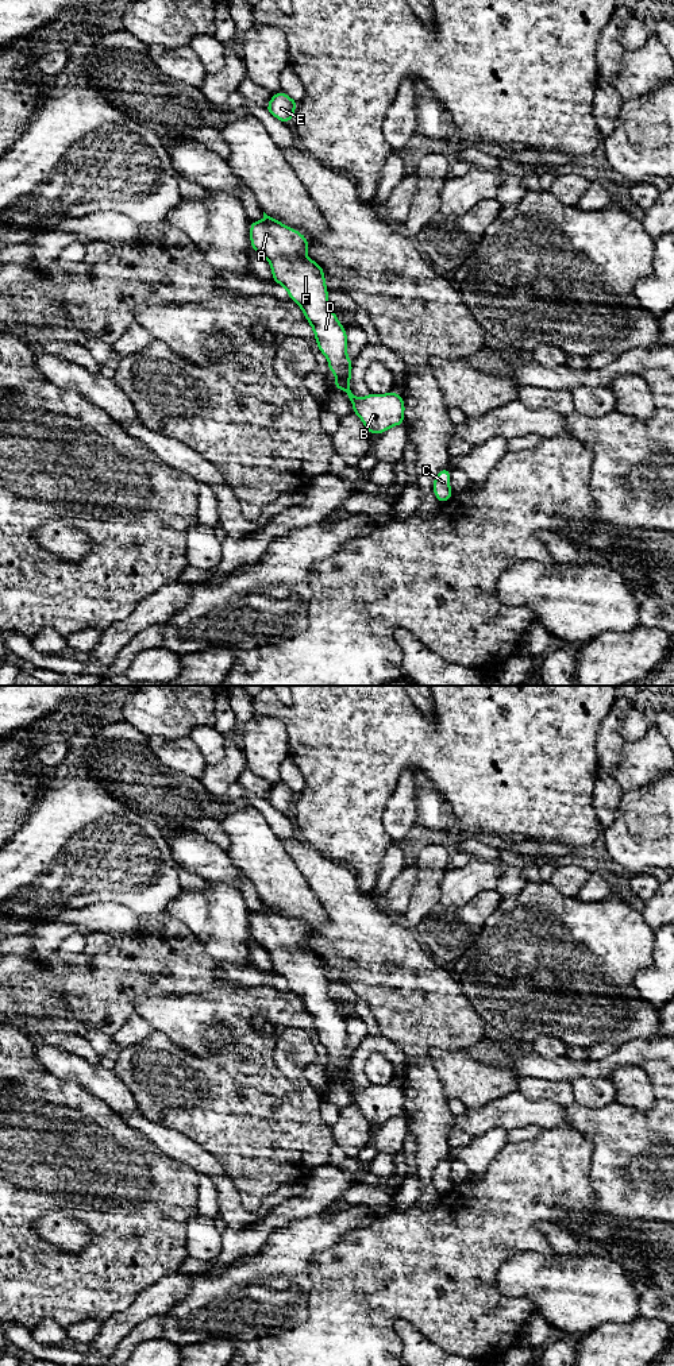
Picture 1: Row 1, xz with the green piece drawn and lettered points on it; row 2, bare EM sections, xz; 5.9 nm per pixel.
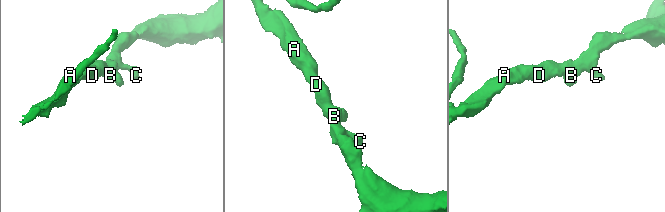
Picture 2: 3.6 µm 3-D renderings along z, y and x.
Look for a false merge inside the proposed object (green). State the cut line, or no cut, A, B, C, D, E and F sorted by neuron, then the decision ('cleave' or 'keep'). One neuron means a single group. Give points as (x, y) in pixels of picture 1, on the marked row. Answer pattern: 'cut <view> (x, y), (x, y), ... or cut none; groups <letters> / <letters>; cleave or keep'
cut none; groups A B C D E F; keep

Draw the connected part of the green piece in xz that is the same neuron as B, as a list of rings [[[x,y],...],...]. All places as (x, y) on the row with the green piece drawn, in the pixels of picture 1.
[[[263,212],[262,221],[250,221],[251,248],[269,261],[273,273],[271,279],[284,286],[289,298],[296,302],[313,329],[316,346],[328,360],[328,371],[336,375],[332,382],[338,390],[346,391],[355,413],[371,435],[382,435],[396,425],[404,425],[405,405],[403,395],[390,391],[385,394],[370,393],[366,397],[355,397],[350,390],[353,362],[347,355],[347,332],[339,323],[335,312],[328,306],[328,289],[324,270],[312,258],[304,258],[309,251],[309,242],[294,228],[289,228]]]

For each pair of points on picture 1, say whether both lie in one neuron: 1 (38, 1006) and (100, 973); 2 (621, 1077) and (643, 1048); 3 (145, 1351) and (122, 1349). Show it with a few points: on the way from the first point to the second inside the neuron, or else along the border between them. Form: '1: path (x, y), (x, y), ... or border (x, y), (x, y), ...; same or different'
1: path (49, 990), (64, 975), (84, 975); same
2: border (639, 1065), (621, 1065), (608, 1077); different
3: border (158, 1338), (142, 1341), (131, 1351); different

